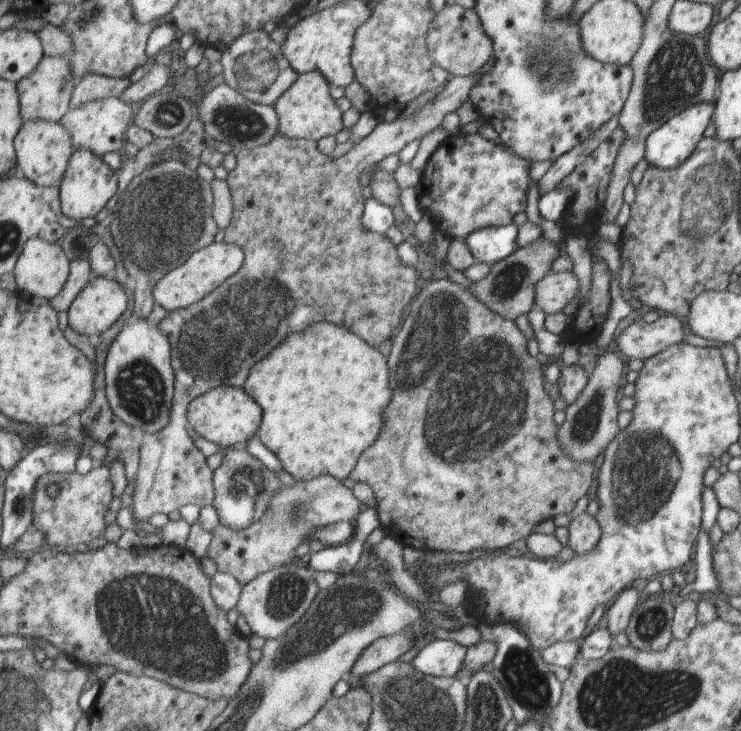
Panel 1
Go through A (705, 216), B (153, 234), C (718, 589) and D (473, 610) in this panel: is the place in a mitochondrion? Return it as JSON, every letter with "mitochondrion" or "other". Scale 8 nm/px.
{"A":"mitochondrion","B":"mitochondrion","C":"other","D":"other"}

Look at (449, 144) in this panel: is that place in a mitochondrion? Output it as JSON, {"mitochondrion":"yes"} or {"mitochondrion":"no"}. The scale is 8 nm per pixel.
{"mitochondrion":"no"}

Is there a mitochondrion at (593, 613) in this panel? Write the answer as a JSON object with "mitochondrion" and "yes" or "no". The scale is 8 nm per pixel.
{"mitochondrion":"no"}

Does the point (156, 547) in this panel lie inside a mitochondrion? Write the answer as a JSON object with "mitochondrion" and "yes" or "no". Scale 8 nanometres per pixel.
{"mitochondrion":"no"}

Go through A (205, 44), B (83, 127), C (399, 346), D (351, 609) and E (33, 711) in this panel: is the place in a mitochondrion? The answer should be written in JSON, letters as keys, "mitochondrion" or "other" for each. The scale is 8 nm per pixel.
{"A":"other","B":"other","C":"mitochondrion","D":"mitochondrion","E":"mitochondrion"}

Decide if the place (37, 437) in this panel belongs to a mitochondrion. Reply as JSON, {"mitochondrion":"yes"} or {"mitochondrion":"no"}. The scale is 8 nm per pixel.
{"mitochondrion":"no"}

